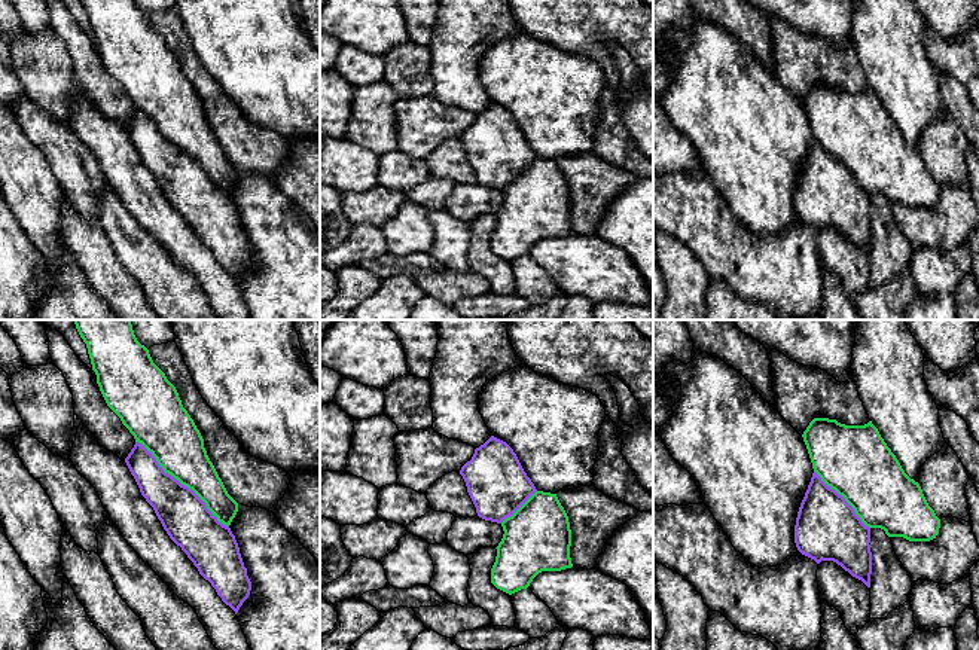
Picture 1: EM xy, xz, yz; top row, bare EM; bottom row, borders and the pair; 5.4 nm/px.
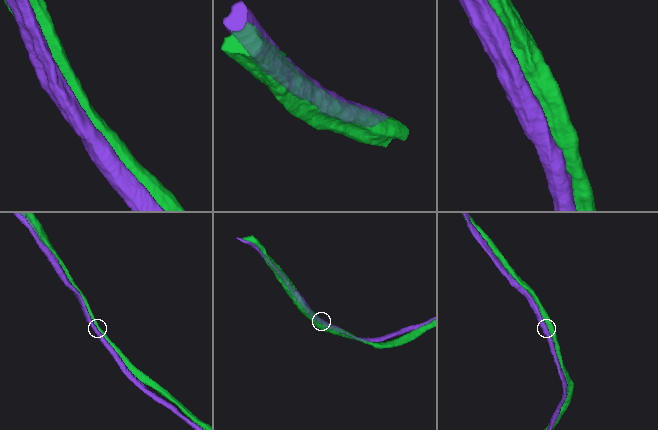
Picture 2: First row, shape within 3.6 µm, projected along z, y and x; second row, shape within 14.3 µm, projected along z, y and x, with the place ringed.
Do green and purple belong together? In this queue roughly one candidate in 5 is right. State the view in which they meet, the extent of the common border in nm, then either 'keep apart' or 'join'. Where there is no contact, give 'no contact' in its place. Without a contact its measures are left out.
meets green in xy; contact 700 nm long; keep apart

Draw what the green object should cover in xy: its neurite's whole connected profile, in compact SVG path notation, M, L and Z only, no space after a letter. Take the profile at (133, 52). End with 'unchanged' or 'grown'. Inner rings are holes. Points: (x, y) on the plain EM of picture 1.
M79 0L107 73L164 135L229 193L238 170L228 161L176 54L134 0Z; unchanged

